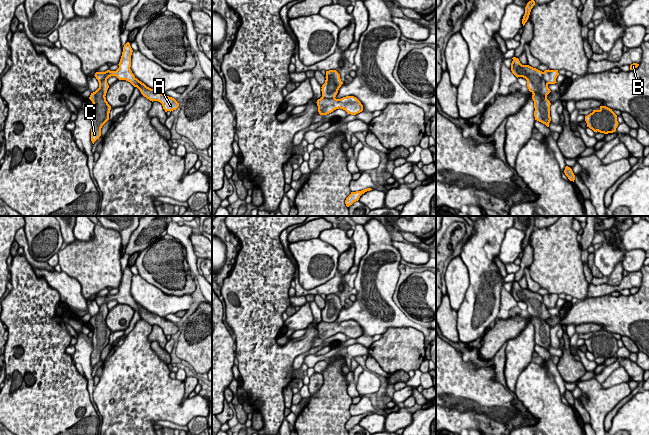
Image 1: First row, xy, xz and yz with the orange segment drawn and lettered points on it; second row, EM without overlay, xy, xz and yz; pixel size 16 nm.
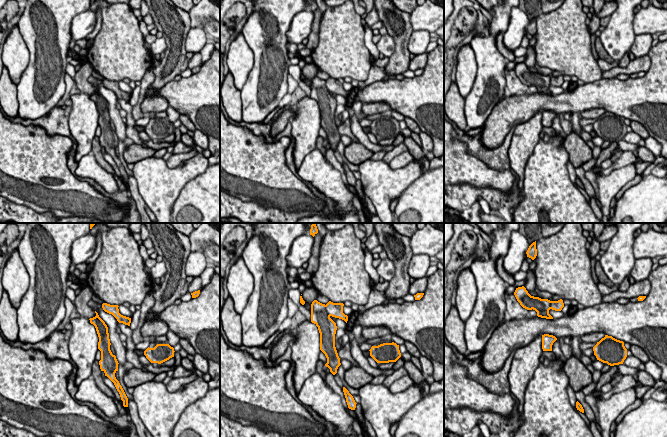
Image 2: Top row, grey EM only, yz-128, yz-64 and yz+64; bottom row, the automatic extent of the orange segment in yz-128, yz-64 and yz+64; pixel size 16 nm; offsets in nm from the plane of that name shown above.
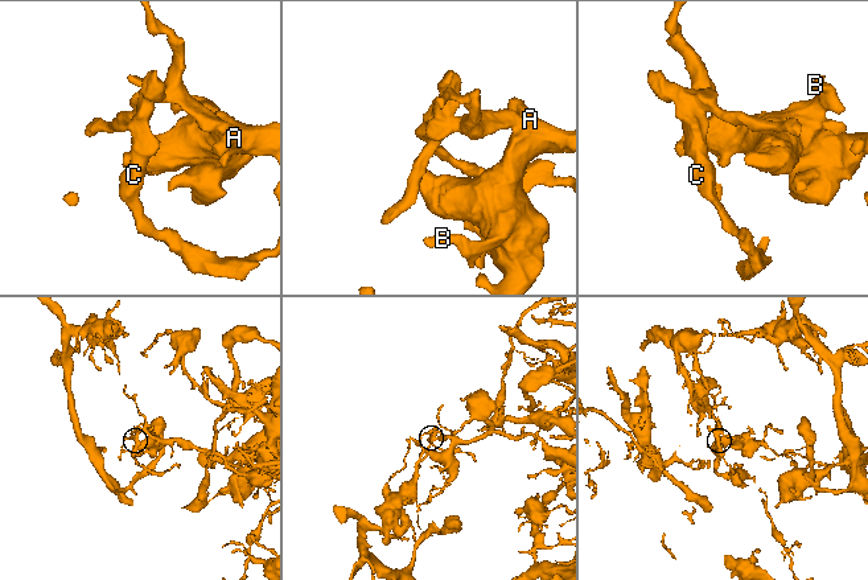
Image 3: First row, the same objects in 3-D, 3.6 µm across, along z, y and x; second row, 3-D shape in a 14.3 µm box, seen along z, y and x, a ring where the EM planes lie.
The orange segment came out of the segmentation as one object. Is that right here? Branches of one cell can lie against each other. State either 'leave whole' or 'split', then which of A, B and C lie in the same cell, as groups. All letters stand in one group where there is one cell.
leave whole; A B C

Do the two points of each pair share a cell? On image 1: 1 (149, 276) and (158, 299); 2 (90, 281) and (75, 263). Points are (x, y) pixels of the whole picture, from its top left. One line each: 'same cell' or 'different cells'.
1: different cells
2: same cell

